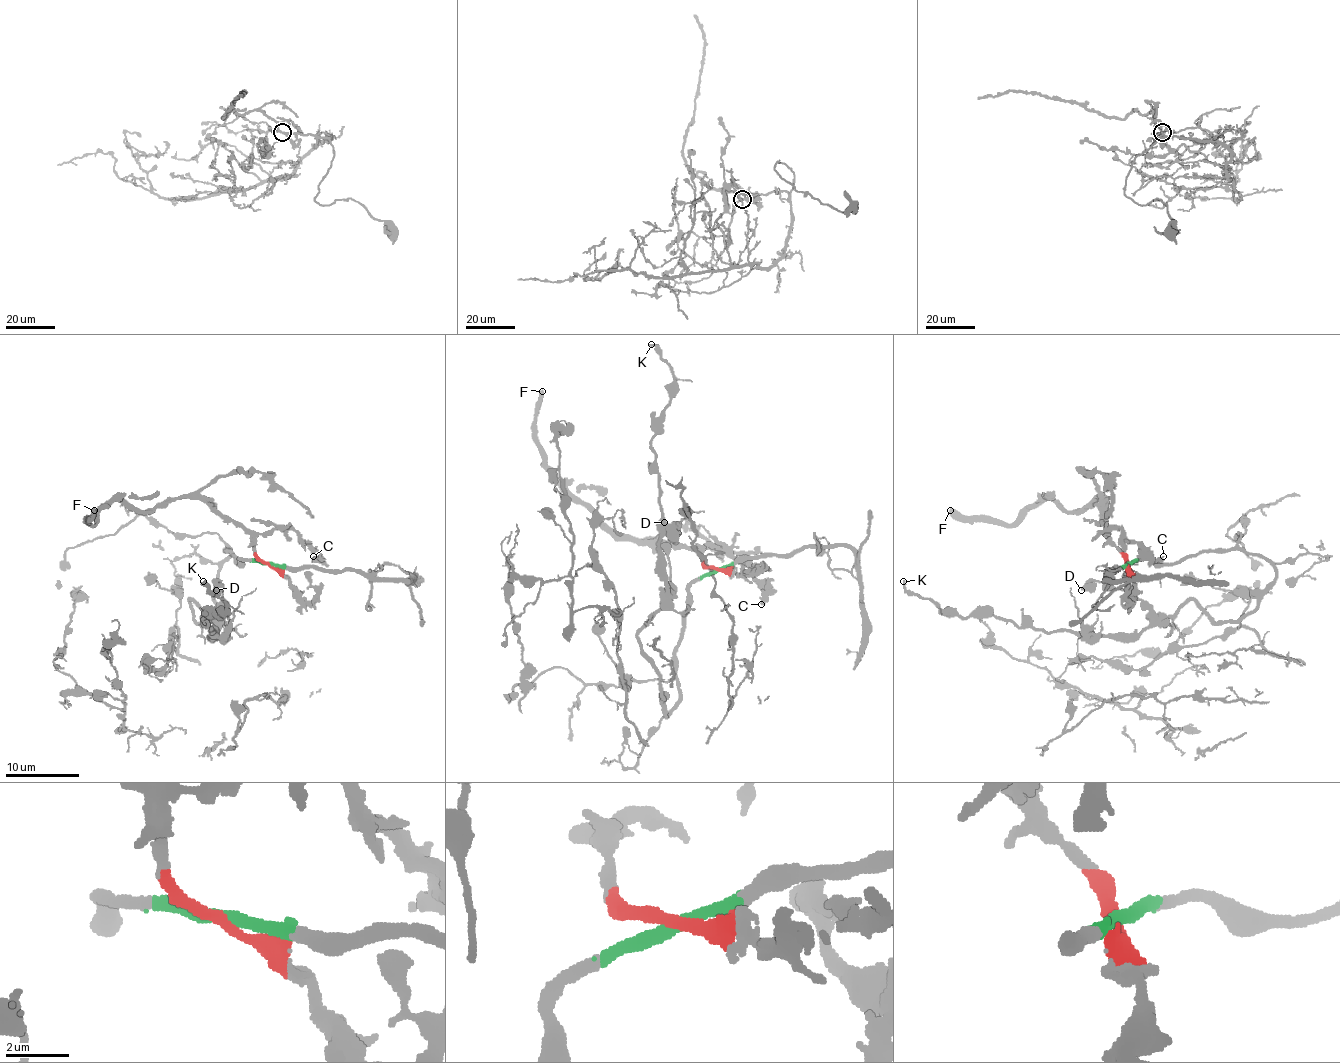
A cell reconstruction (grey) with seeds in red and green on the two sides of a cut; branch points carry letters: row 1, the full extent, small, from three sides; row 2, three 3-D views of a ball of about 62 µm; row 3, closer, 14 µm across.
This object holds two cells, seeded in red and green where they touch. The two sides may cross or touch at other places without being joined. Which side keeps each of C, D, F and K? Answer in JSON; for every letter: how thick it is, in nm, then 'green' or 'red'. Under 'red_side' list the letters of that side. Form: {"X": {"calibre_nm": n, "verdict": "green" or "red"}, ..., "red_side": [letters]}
{"C": {"calibre_nm": 360, "verdict": "red"}, "D": {"calibre_nm": 550, "verdict": "green"}, "F": {"calibre_nm": 550, "verdict": "red"}, "K": {"calibre_nm": 360, "verdict": "green"}, "red_side": ["C", "F"]}

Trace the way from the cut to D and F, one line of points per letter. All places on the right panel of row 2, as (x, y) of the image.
D: (1129, 564), (1238, 549), (1275, 583), (1217, 623), (1193, 599), (1156, 616), (1123, 590), (1080, 590)
F: (1129, 564), (1110, 536), (1097, 497), (1073, 510), (1042, 499), (1008, 525), (960, 520), (949, 510)

